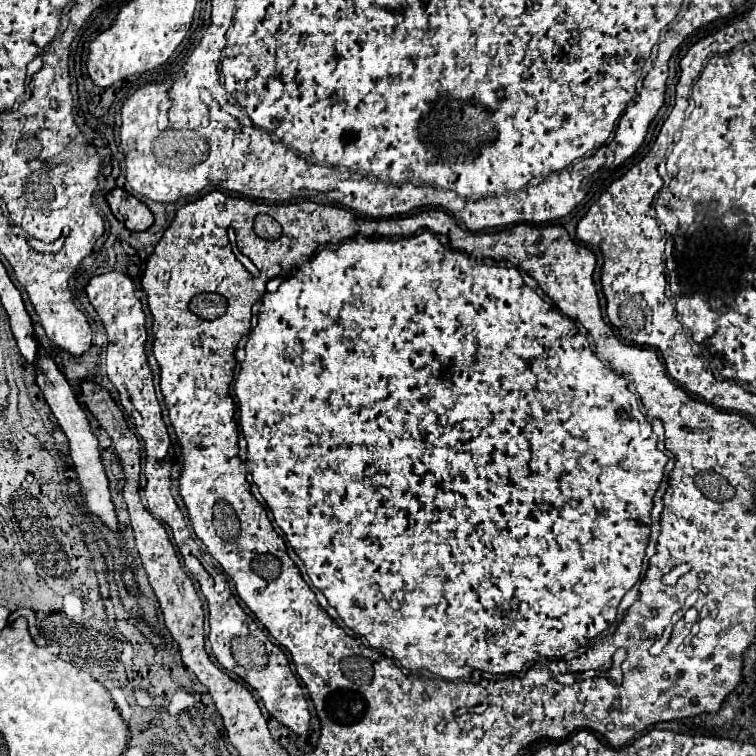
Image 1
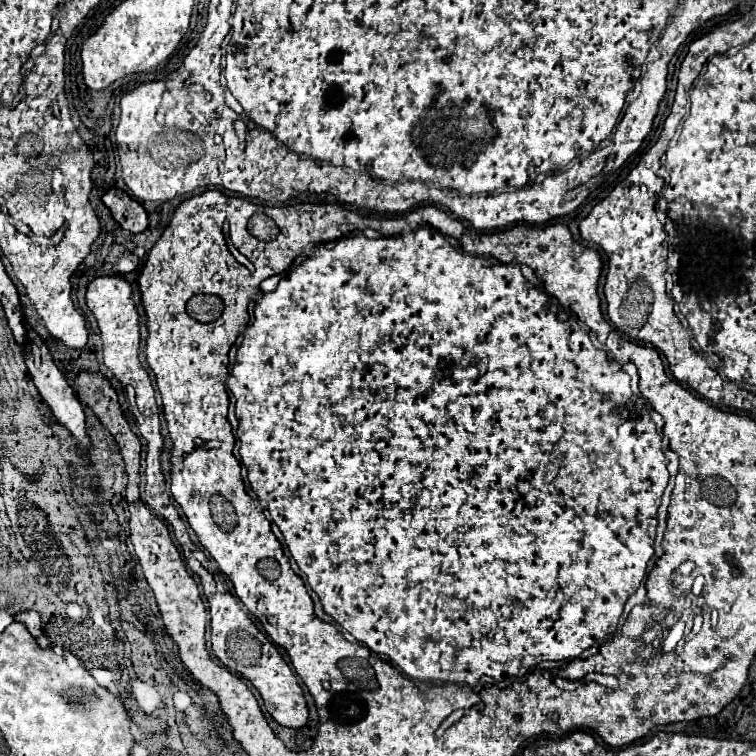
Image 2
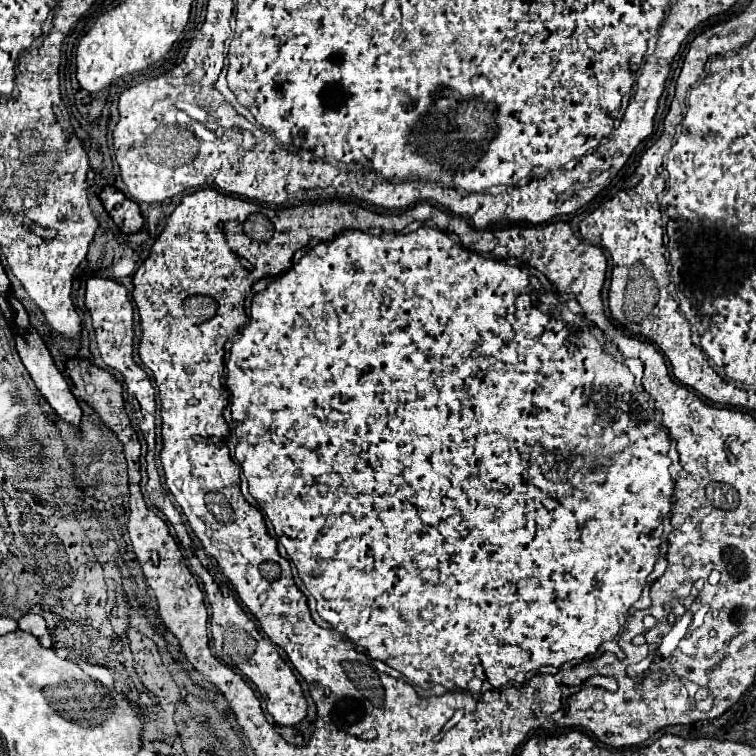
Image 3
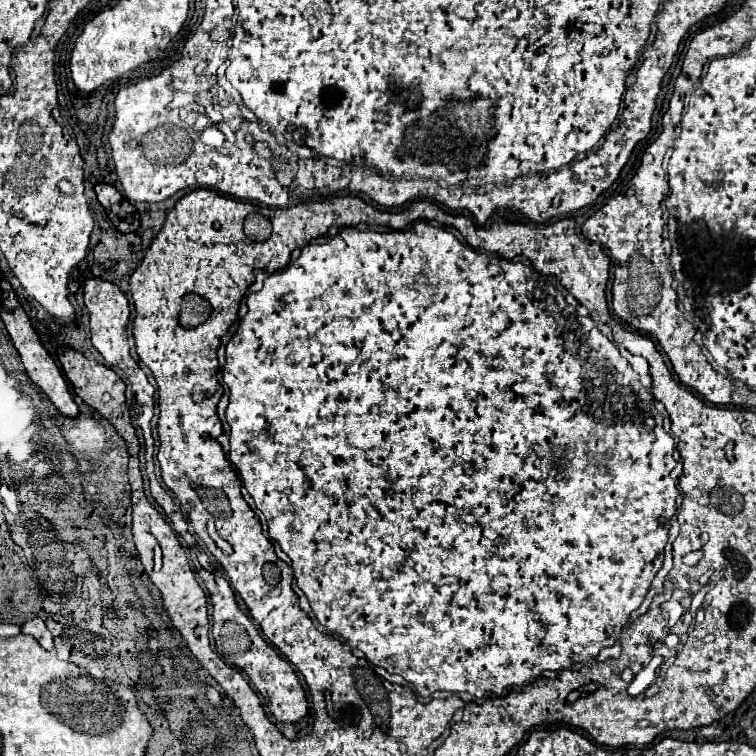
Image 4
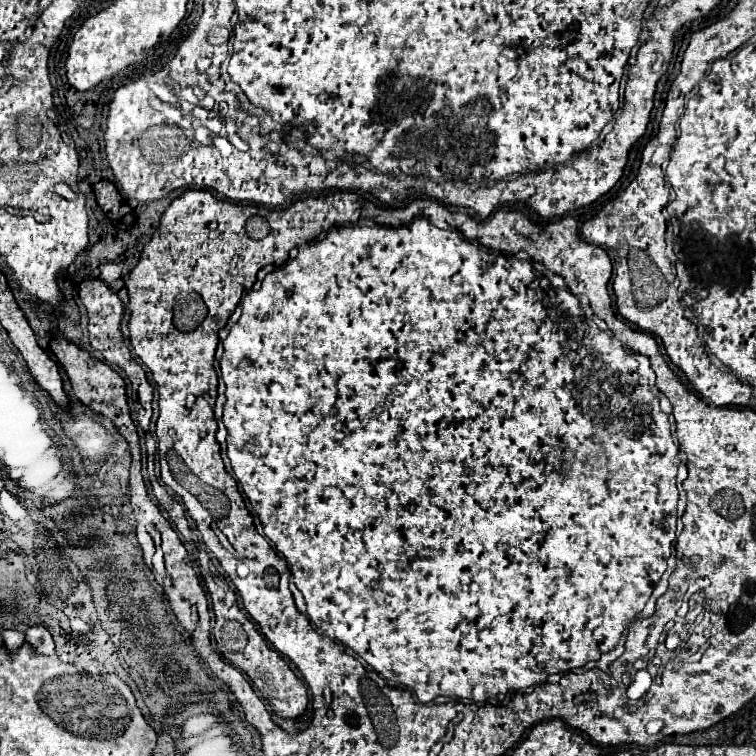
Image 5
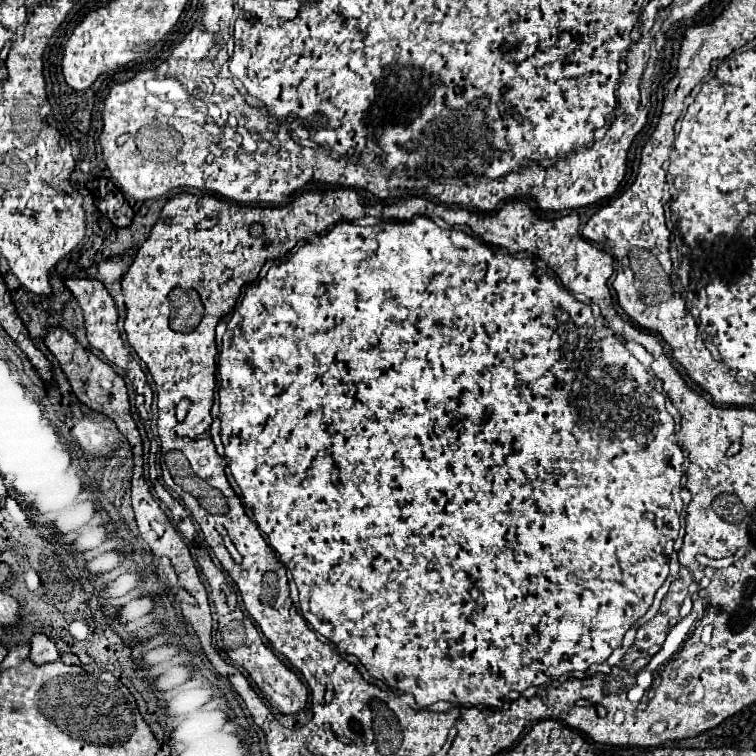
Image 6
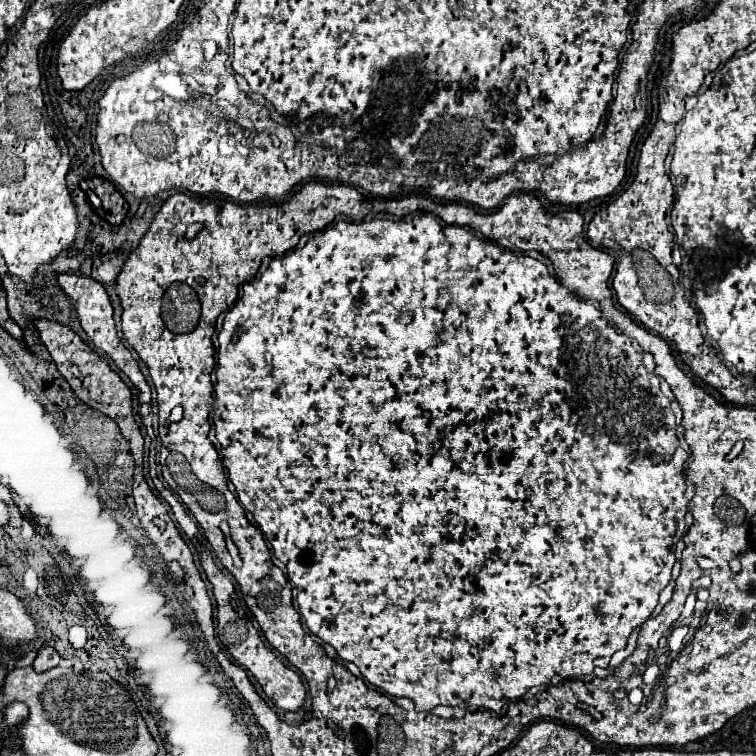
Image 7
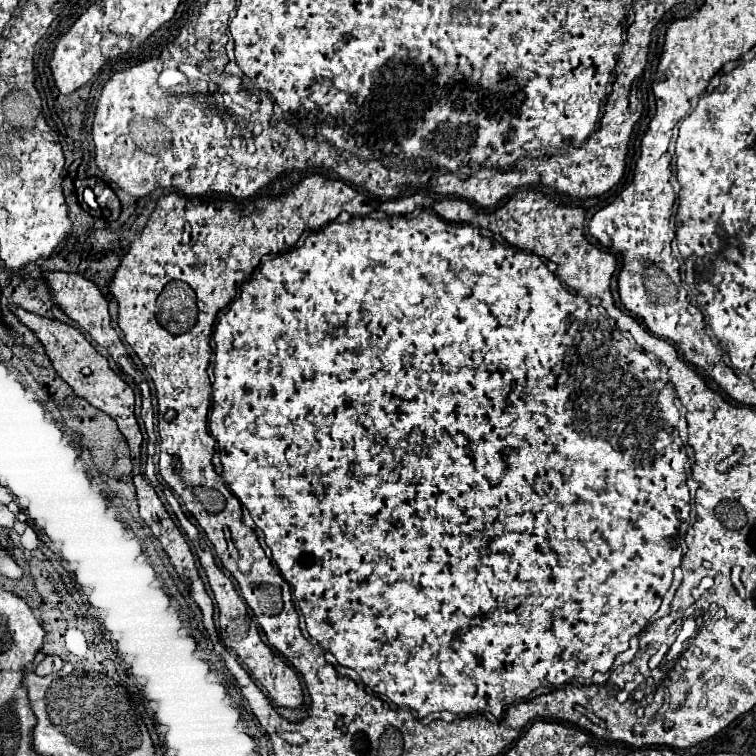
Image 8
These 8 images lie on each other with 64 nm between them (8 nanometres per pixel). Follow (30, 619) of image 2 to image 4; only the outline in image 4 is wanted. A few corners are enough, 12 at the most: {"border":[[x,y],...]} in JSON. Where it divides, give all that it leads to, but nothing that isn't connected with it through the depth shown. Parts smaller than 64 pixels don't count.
{"border":[[40,618],[28,620],[22,634],[36,638],[44,650],[52,650],[52,634]]}

